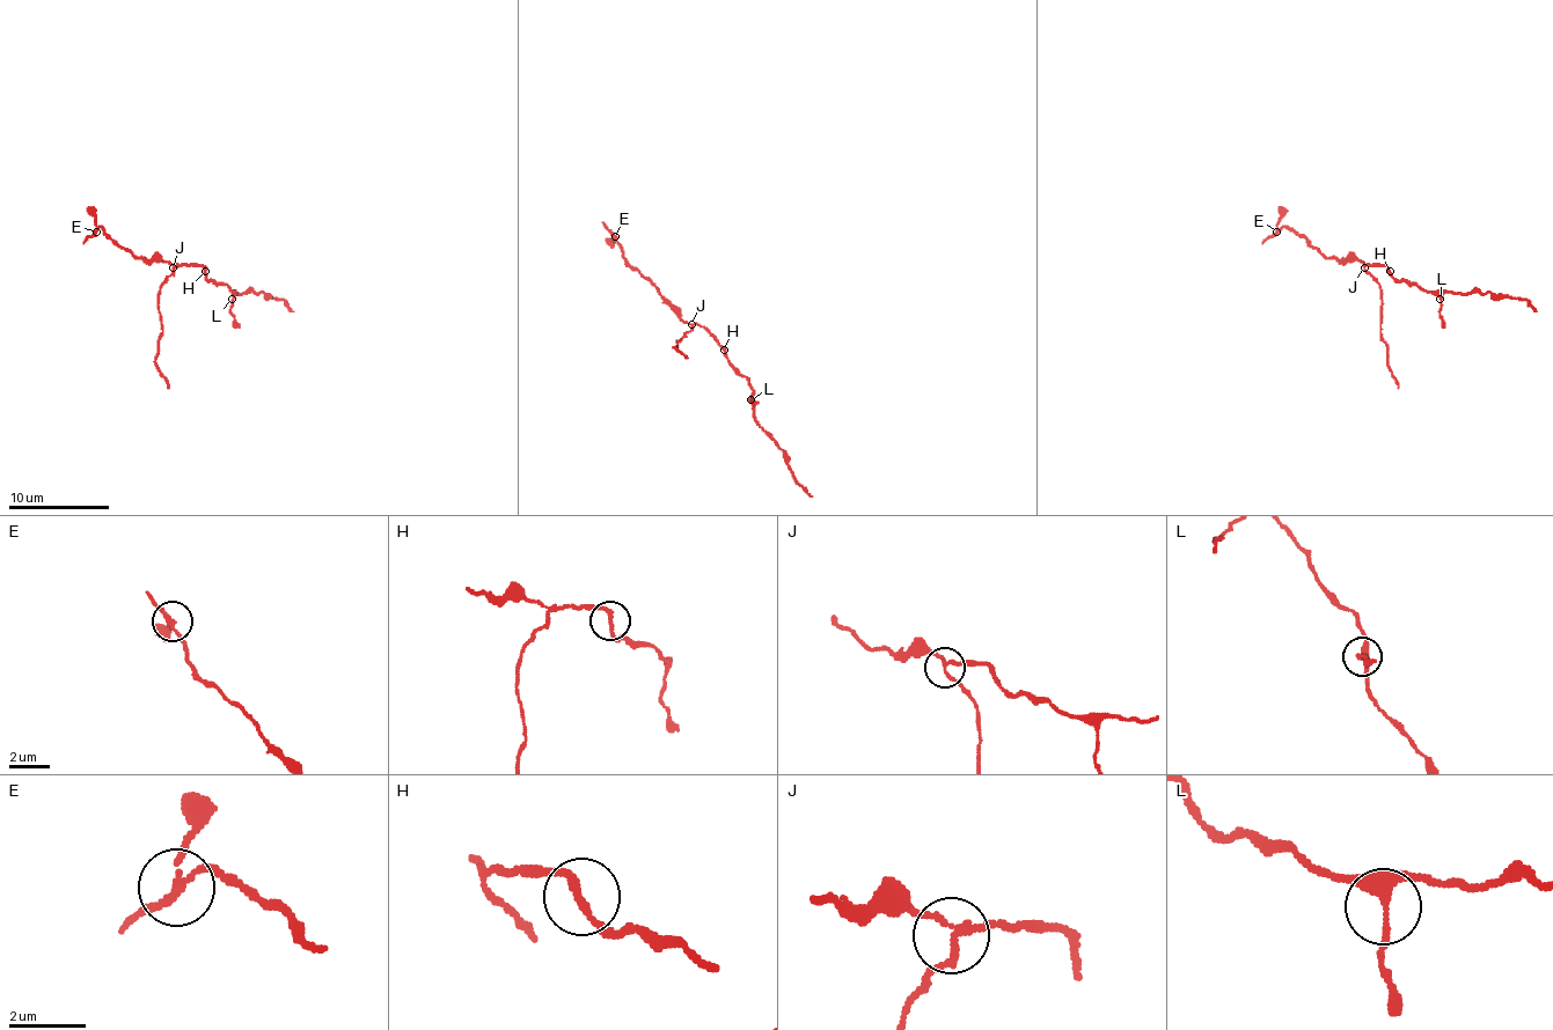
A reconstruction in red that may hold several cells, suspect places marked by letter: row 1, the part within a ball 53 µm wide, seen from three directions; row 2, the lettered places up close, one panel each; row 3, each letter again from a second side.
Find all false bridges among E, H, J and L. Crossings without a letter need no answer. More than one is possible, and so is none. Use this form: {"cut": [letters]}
{"cut": ["J"]}

